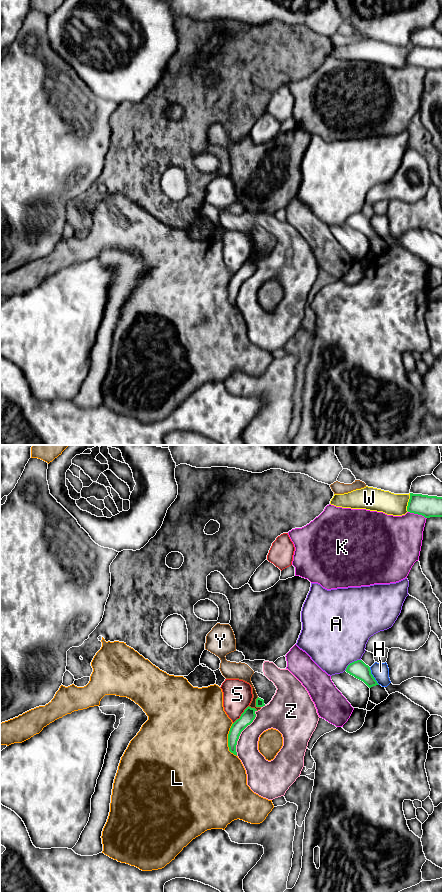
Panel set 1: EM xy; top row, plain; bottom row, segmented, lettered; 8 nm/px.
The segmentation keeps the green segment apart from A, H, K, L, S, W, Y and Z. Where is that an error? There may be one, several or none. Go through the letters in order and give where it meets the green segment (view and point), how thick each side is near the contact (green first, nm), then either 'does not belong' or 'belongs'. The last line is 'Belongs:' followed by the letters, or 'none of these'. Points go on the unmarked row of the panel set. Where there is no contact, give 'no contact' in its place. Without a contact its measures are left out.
A: xy (352, 214) | 140/500 nm | does not belong
H: xy (372, 228) | 140/140 nm | does not belong
K: xy (417, 65) | 180/360 nm | does not belong
L: xy (228, 292) | 110/500 nm | does not belong
S: xy (241, 266) | 110/240 nm | does not belong
W: xy (408, 54) | 180/180 nm | does not belong
Y: xy (256, 257) | 60/80 nm | does not belong
Z: xy (240, 285) | 110/180 nm | does not belong
Belongs: none of these

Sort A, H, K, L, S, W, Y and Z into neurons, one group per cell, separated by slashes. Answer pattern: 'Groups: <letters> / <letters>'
Groups: A / H / K L / S / W / Y Z

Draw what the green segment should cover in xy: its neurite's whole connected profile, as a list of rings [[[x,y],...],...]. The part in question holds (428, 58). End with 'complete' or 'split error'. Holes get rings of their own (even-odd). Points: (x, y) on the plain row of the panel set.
[[[410,45],[407,63],[425,70],[442,69],[442,49]]] | complete

